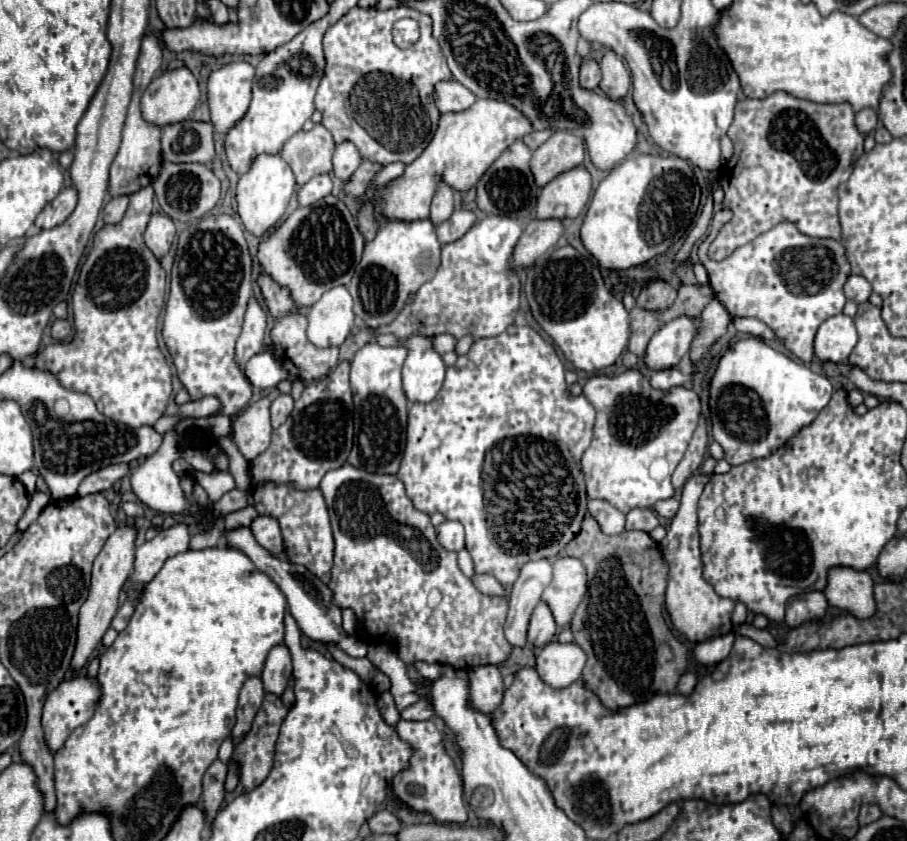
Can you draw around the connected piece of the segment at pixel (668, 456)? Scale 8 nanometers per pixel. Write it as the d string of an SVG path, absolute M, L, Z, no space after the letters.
M626 370L614 378L590 378L584 384L584 396L596 408L594 438L582 456L588 498L606 500L628 514L632 508L652 508L656 500L674 496L670 476L698 424L698 394L684 386L656 392L638 370Z

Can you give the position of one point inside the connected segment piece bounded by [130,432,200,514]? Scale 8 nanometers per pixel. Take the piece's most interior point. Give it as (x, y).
(154, 481)

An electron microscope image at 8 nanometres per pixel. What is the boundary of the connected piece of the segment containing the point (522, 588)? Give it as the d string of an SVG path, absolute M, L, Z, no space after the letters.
M548 560L528 562L520 570L520 576L510 592L510 610L508 610L508 620L504 624L506 640L512 646L528 644L526 632L532 610L540 602L542 592L550 584L550 580L552 580L552 564Z

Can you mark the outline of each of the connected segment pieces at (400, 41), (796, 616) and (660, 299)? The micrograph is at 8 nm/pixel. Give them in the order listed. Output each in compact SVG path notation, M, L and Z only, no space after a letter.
M398 20L394 24L392 34L394 34L394 42L400 48L408 48L408 44L418 40L418 24L414 20Z
M808 592L802 600L792 600L786 608L786 624L790 628L800 626L808 620L820 620L826 616L828 600L822 592Z
M656 280L650 282L638 296L638 306L644 310L664 310L676 300L676 288L670 284Z

